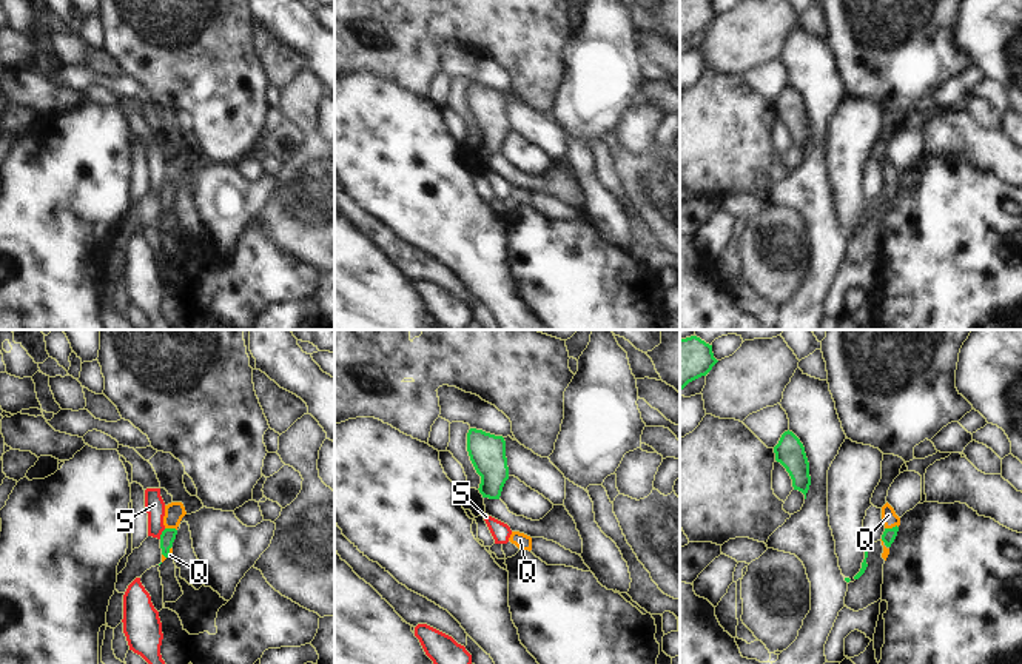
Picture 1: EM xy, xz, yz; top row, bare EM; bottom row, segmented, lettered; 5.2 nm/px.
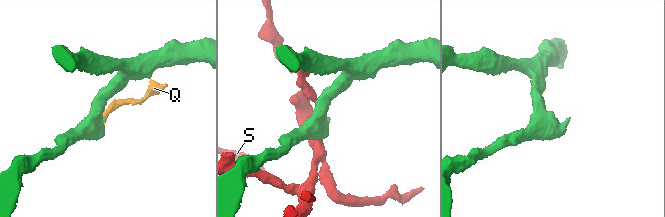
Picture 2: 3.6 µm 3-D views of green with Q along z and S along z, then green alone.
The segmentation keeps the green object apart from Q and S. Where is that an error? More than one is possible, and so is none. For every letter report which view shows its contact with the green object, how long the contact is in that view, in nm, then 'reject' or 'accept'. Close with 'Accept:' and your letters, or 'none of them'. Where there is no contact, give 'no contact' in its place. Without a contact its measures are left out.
Q: contact in yz; length 70 nm; accept
S: contact in xy; length 70 nm; reject
Accept: Q

